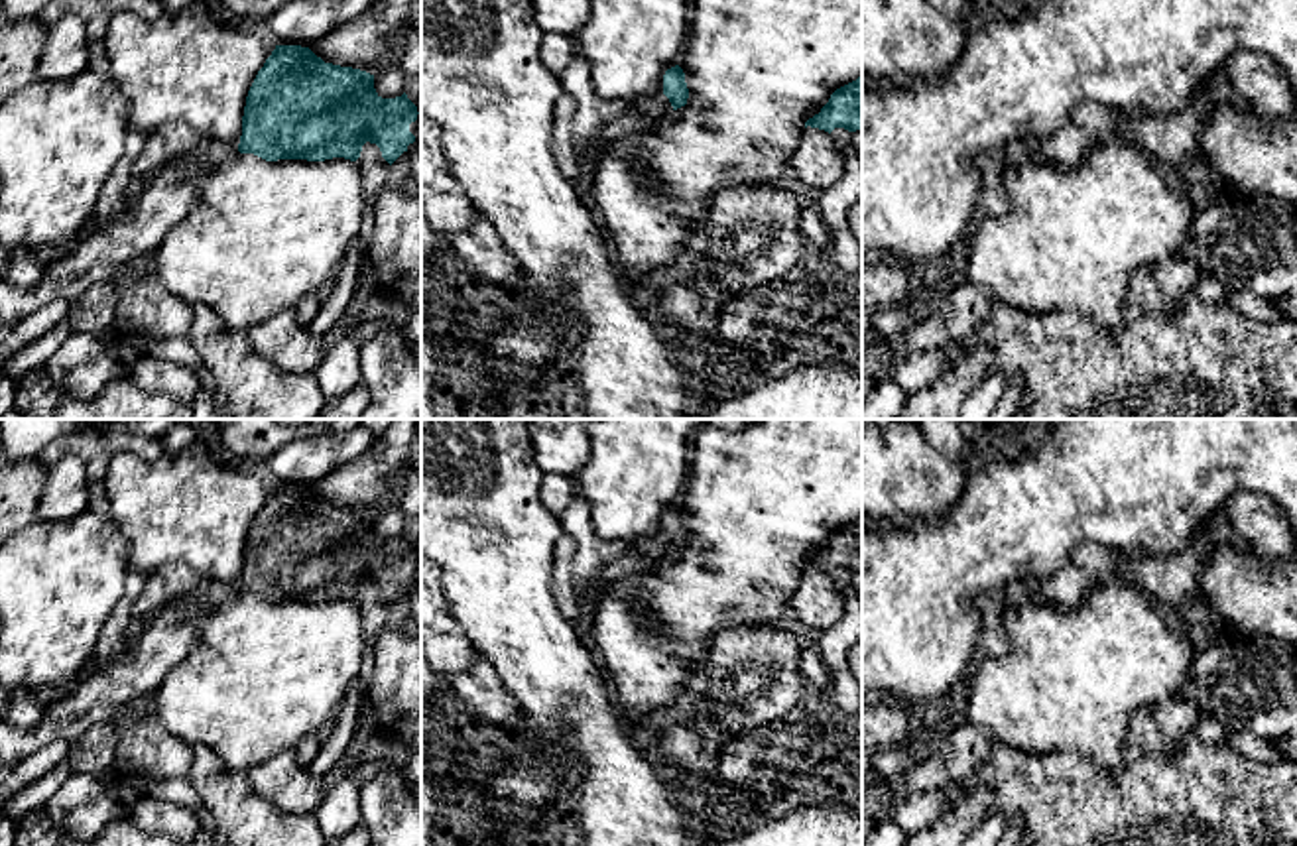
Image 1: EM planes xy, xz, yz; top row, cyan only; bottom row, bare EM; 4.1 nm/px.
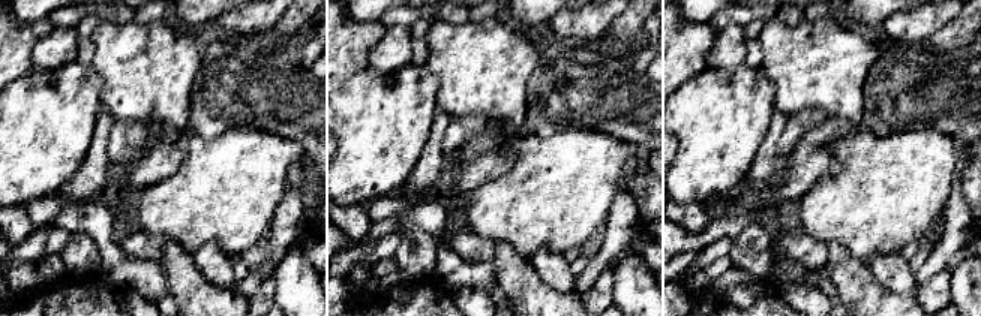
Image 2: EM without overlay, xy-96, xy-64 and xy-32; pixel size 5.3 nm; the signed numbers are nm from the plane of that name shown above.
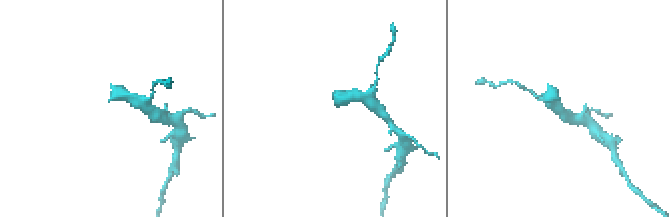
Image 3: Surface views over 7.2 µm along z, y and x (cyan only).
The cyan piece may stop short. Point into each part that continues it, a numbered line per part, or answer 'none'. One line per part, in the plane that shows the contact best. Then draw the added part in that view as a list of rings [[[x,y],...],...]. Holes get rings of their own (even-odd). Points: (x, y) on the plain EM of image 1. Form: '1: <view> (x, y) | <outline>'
1: xz (642, 553) | [[[665,535],[642,537],[630,545],[630,551],[624,557],[614,559],[600,569],[600,580],[608,584],[618,578],[642,574],[671,551],[673,547]]]

